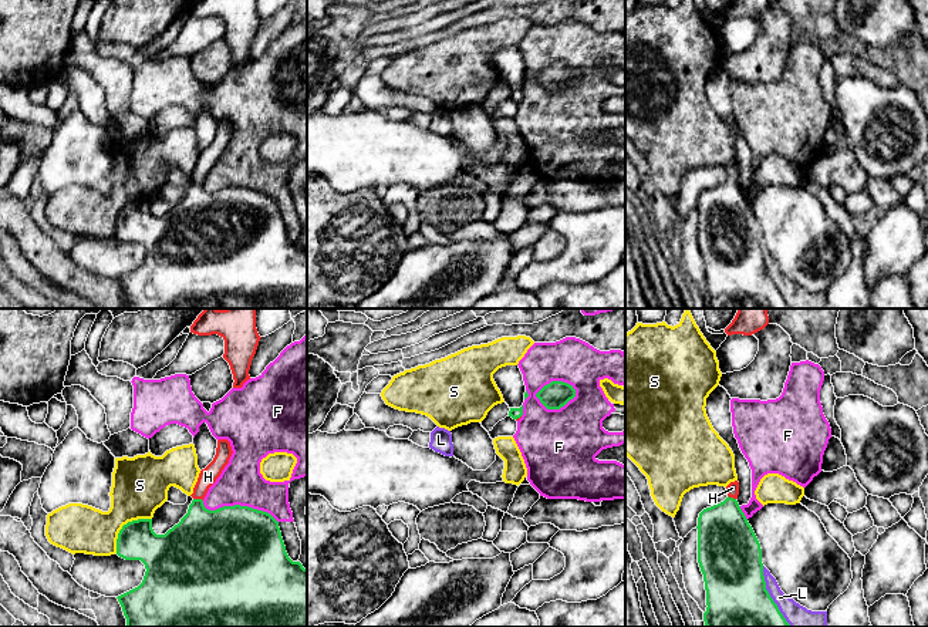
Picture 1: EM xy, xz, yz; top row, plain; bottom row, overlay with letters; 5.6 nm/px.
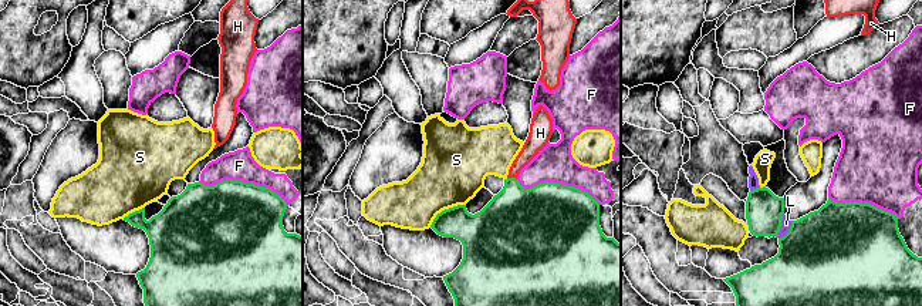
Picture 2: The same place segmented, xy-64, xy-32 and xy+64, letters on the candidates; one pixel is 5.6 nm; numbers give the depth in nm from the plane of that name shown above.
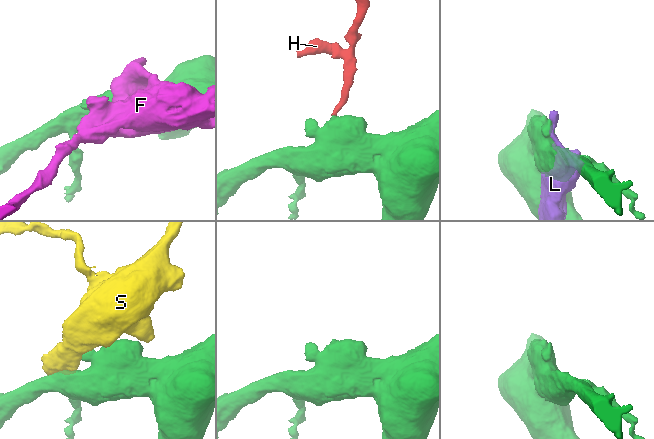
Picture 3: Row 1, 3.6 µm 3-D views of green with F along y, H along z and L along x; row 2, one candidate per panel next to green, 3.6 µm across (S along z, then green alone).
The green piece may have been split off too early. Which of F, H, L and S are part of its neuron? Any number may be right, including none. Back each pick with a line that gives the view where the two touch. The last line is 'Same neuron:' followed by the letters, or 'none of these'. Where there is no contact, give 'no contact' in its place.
H: contact in xy
Same neuron: H

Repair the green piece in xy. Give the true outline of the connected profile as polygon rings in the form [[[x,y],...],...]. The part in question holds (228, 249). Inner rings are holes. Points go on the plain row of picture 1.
[[[219,121],[213,142],[200,152],[188,195],[165,216],[156,216],[152,200],[138,200],[122,208],[117,236],[145,246],[142,264],[118,277],[126,309],[307,309],[307,250],[293,243],[279,203],[267,193],[249,188],[223,188],[209,192],[203,181],[229,145],[233,132],[227,121]]]

